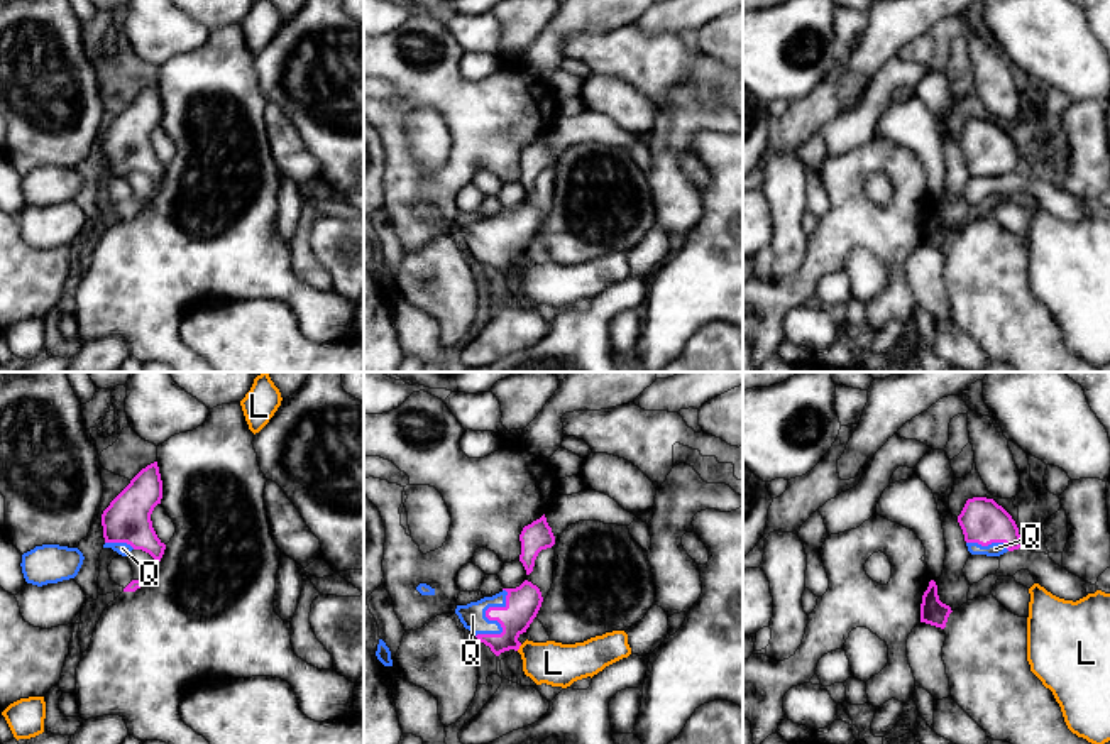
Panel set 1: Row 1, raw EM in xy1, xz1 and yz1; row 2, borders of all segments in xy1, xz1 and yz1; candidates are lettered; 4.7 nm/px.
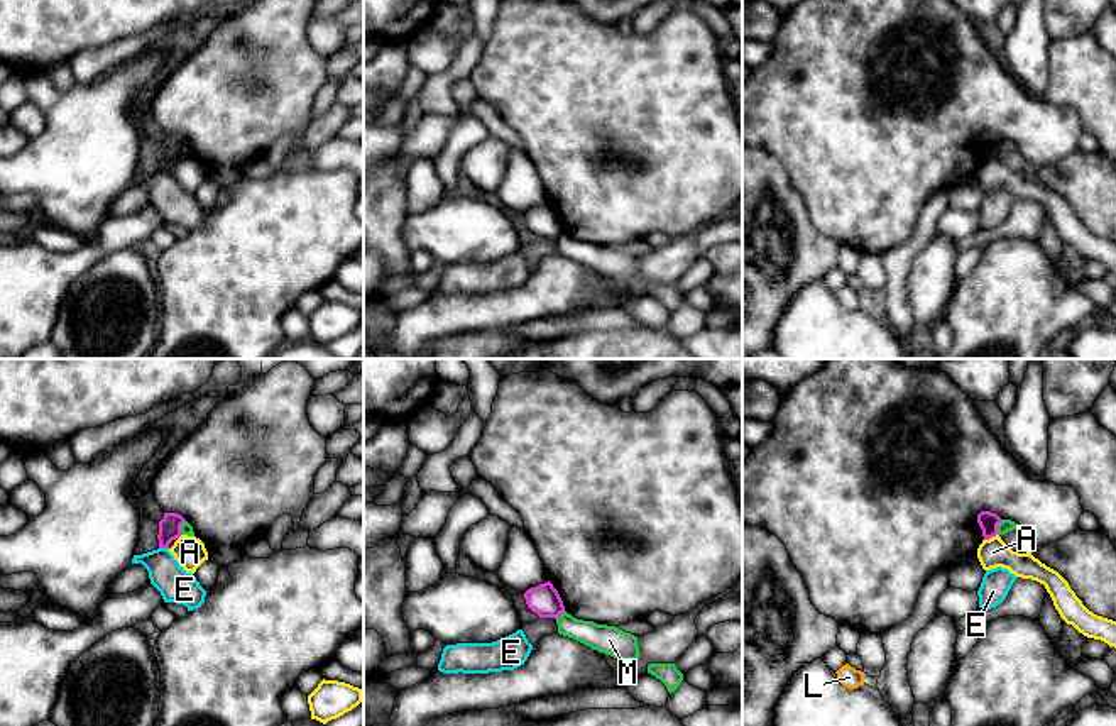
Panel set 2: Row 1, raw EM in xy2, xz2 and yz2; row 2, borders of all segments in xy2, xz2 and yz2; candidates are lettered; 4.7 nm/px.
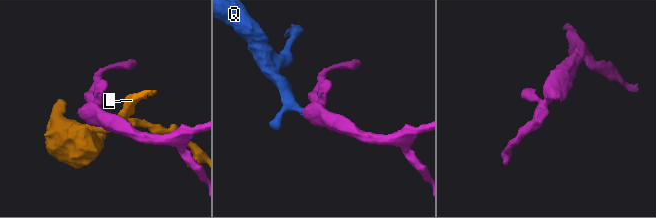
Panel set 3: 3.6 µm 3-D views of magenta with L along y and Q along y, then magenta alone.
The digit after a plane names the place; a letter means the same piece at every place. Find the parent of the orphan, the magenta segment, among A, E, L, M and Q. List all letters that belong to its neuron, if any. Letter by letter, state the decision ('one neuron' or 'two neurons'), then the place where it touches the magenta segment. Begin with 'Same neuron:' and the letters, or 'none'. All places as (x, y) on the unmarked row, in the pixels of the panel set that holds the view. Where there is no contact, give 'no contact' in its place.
Same neuron: Q
A: two neurons | yz2 (991, 158)
E: two neurons | xy2 (164, 168)
L: two neurons | xz1 (518, 269)
M: two neurons | yz2 (996, 148)
Q: one neuron | xz1 (489, 240)

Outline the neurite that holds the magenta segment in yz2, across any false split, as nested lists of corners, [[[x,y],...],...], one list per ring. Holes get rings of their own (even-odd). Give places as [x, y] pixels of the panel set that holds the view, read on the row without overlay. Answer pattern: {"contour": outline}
{"contour": [[[981,132],[977,135],[977,144],[979,144],[981,151],[982,151],[984,161],[989,161],[989,159],[999,156],[998,154],[998,146],[1001,144],[1001,139],[996,134]]]}

